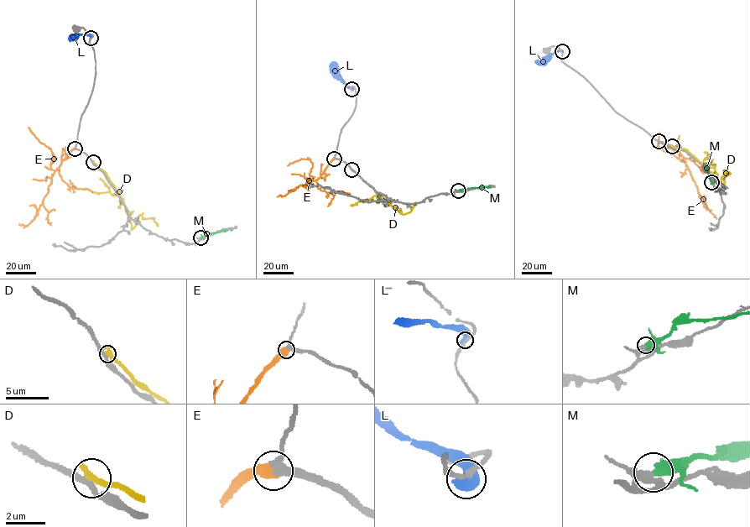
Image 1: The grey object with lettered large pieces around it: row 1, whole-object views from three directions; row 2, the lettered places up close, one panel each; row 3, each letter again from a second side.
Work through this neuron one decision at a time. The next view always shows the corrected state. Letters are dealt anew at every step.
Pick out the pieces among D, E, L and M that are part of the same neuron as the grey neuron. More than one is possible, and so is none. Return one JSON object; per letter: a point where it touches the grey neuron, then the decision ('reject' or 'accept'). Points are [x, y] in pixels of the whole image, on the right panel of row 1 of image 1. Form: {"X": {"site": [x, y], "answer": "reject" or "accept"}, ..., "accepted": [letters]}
{"D": {"site": [672, 146], "answer": "reject"}, "E": {"site": [658, 141], "answer": "accept"}, "L": {"site": [562, 51], "answer": "reject"}, "M": {"site": [711, 182], "answer": "reject"}, "accepted": ["E"]}

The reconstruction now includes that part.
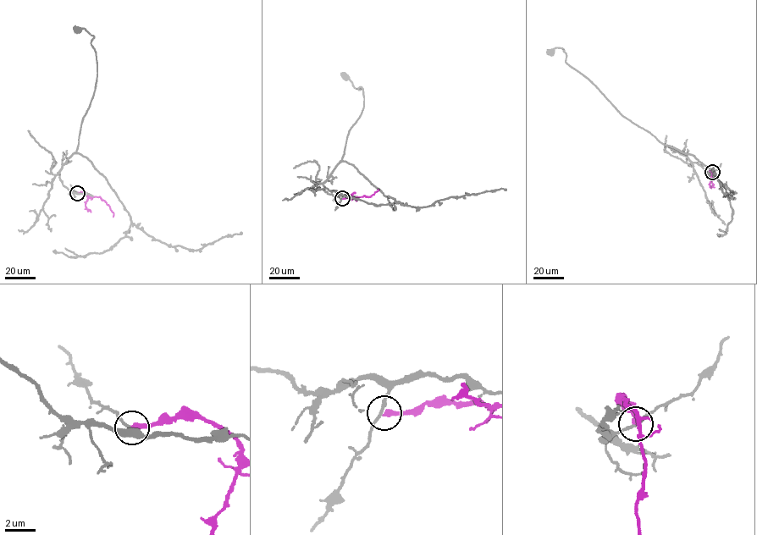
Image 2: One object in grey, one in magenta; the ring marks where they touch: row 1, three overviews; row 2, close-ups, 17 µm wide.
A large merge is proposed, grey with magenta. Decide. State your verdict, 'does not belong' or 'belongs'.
does not belong

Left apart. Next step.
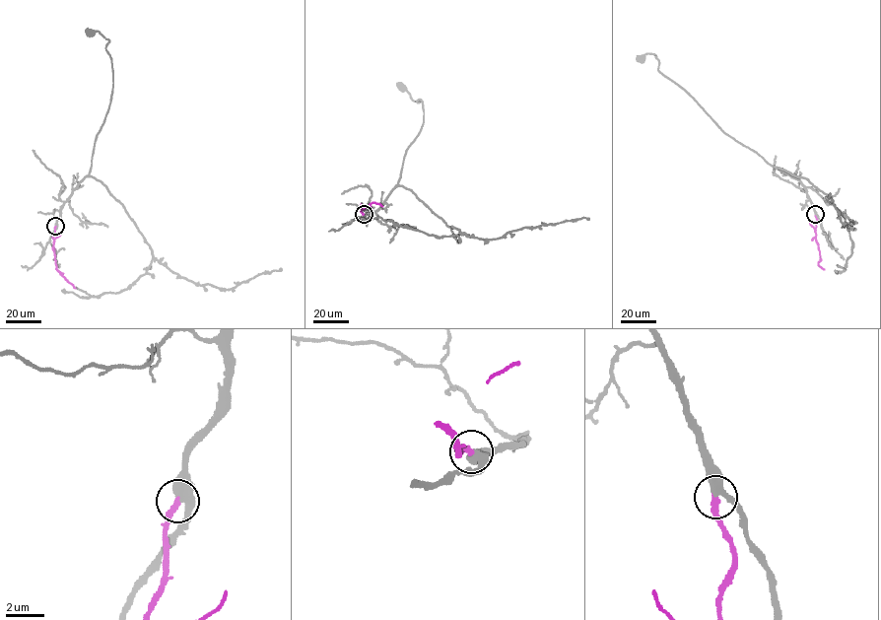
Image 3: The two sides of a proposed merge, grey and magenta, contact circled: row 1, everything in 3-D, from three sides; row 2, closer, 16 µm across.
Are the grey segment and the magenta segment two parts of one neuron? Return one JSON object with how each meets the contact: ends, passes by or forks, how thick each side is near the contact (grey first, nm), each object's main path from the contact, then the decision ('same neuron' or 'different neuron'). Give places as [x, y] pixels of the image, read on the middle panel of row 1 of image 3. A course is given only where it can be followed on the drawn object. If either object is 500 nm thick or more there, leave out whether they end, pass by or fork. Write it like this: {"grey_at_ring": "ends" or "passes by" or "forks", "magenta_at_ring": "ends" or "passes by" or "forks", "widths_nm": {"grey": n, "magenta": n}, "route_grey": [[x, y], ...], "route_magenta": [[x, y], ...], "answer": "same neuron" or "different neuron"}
{"grey_at_ring": "passes by", "magenta_at_ring": "ends", "widths_nm": {"grey": 440, "magenta": 300}, "route_grey": [[364, 214], [381, 206], [395, 186], [404, 156], [423, 124], [423, 102], [412, 100], [402, 87]], "route_magenta": [[364, 214], [362, 207], [370, 203], [382, 206]], "answer": "same neuron"}

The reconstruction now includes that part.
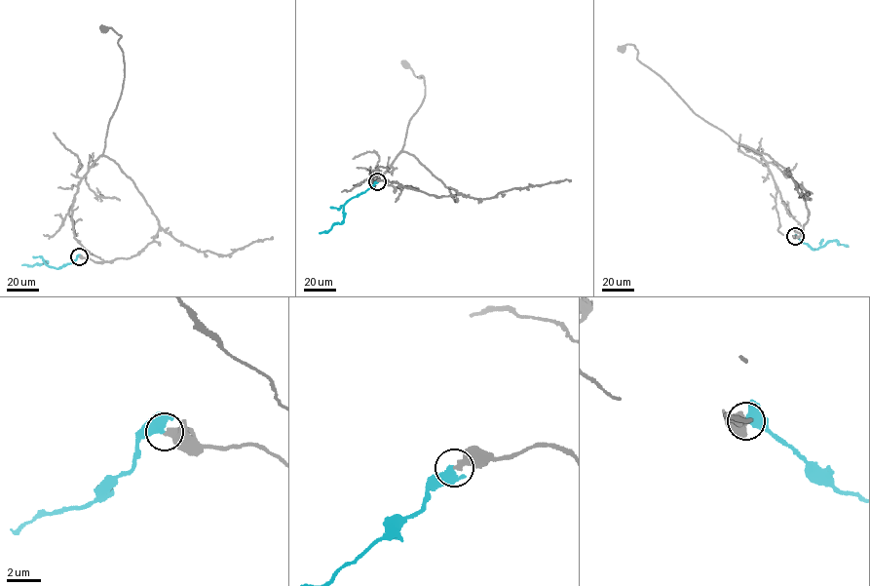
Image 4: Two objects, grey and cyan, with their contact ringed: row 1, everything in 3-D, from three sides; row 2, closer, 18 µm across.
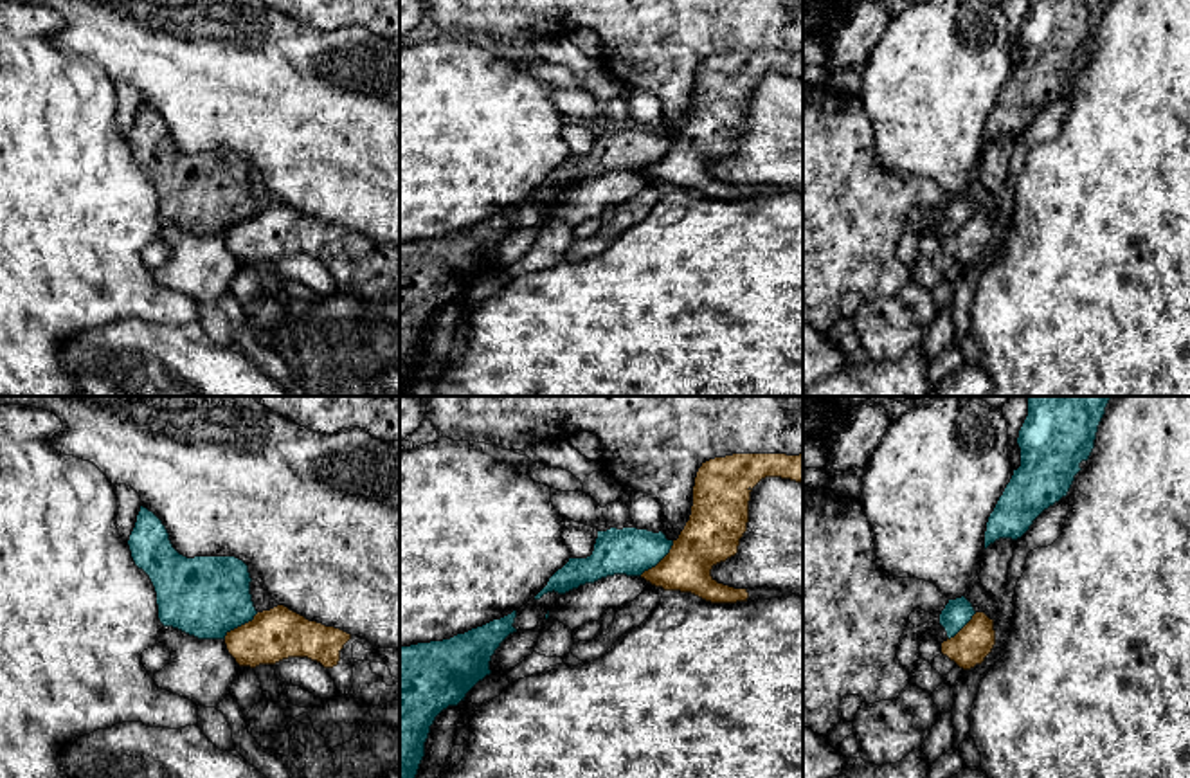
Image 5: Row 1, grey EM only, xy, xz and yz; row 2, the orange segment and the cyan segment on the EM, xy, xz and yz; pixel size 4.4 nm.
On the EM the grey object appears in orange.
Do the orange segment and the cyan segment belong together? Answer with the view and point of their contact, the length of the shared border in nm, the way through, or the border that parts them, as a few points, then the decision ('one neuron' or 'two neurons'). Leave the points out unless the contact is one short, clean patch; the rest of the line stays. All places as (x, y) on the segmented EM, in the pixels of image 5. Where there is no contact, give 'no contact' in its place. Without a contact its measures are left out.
meets orange in xz at (661, 560); contact 220 nm long; border along xz (674, 541), (672, 548), (640, 575); two neurons

